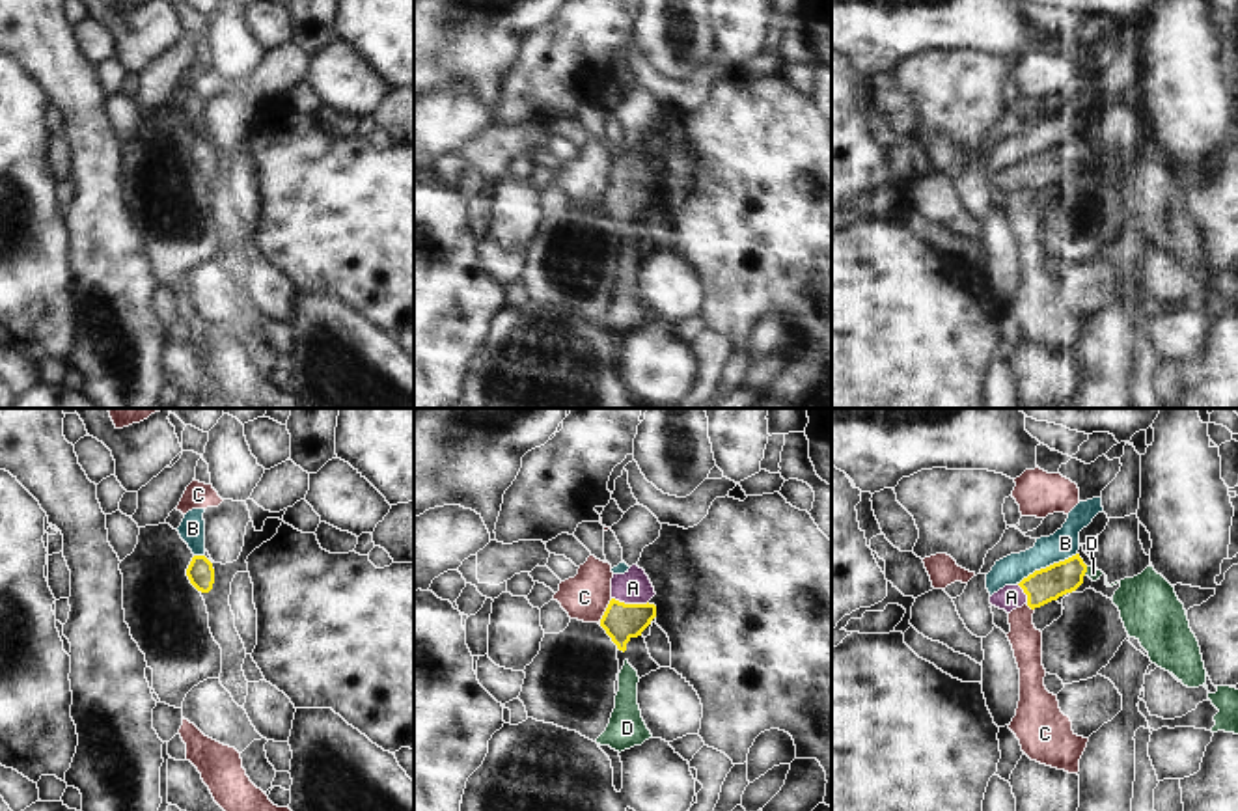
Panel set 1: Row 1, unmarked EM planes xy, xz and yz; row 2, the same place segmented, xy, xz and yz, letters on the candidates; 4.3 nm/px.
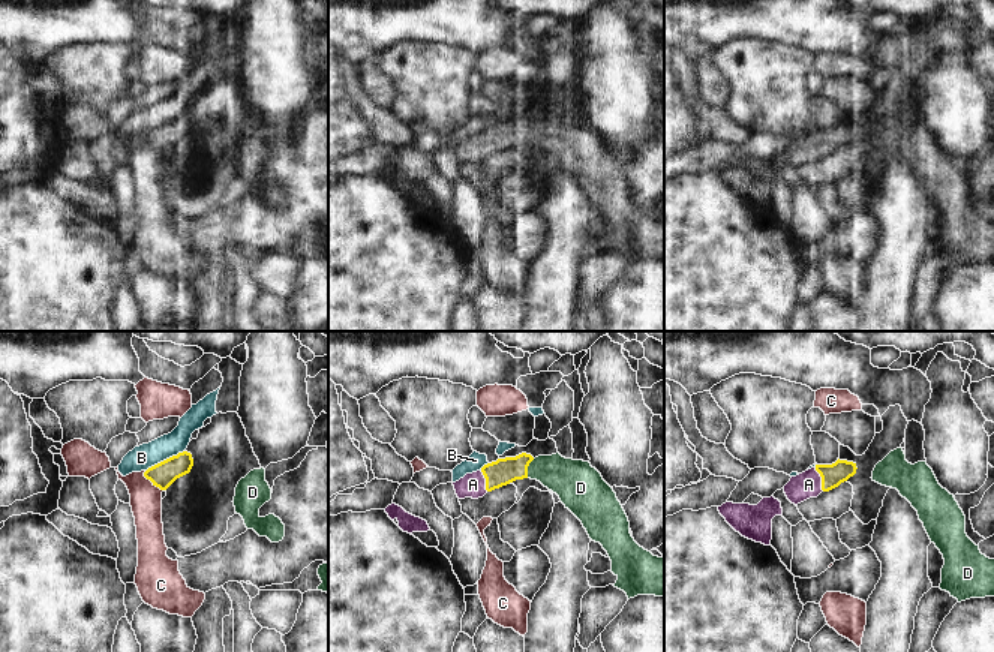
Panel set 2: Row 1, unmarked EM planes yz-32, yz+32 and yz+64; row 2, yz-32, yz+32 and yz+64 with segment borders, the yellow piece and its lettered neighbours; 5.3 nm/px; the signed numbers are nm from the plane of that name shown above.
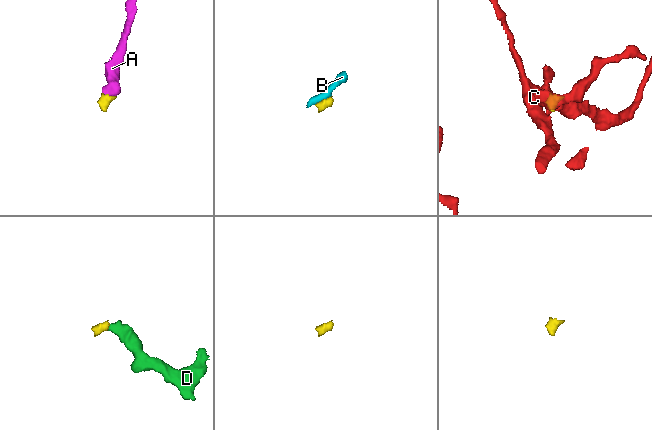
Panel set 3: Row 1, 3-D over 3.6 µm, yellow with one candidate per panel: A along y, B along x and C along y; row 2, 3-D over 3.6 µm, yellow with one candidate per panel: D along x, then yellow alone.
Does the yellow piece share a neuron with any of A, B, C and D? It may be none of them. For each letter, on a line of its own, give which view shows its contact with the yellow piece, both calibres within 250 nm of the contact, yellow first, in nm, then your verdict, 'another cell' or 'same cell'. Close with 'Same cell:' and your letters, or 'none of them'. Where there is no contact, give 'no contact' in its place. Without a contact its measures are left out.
A: meets yellow in xz; 160 nm thick on the yellow side, 140 nm on the other; same cell
B: meets yellow in yz; 150 nm thick on the yellow side, 130 nm on the other; another cell
C: meets yellow in xz; 160 nm thick on the yellow side, 200 nm on the other; another cell
D: meets yellow in yz; 150 nm thick on the yellow side, 60 nm on the other; same cell
Same cell: A, D

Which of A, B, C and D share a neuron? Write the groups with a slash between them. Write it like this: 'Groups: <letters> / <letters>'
Groups: A D / B / C.

